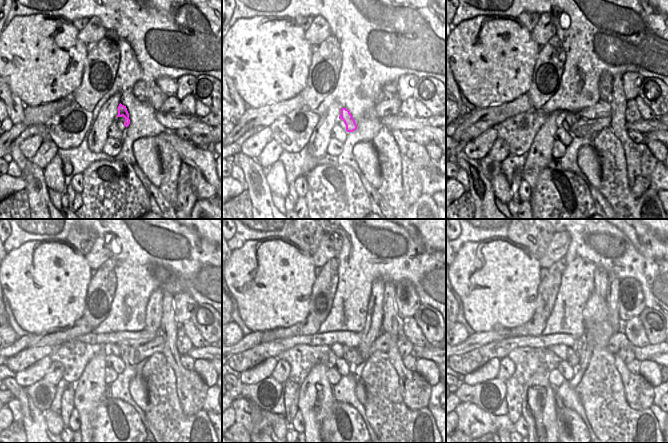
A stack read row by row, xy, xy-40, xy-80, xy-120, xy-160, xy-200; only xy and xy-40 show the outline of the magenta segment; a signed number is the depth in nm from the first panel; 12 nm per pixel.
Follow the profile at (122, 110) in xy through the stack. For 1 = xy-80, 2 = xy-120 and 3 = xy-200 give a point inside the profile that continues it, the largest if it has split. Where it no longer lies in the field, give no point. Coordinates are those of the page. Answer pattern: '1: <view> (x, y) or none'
1: xy-80 (578, 128)
2: xy-120 (130, 354)
3: xy-200 (572, 354)

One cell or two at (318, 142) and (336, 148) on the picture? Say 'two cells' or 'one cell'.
two cells

